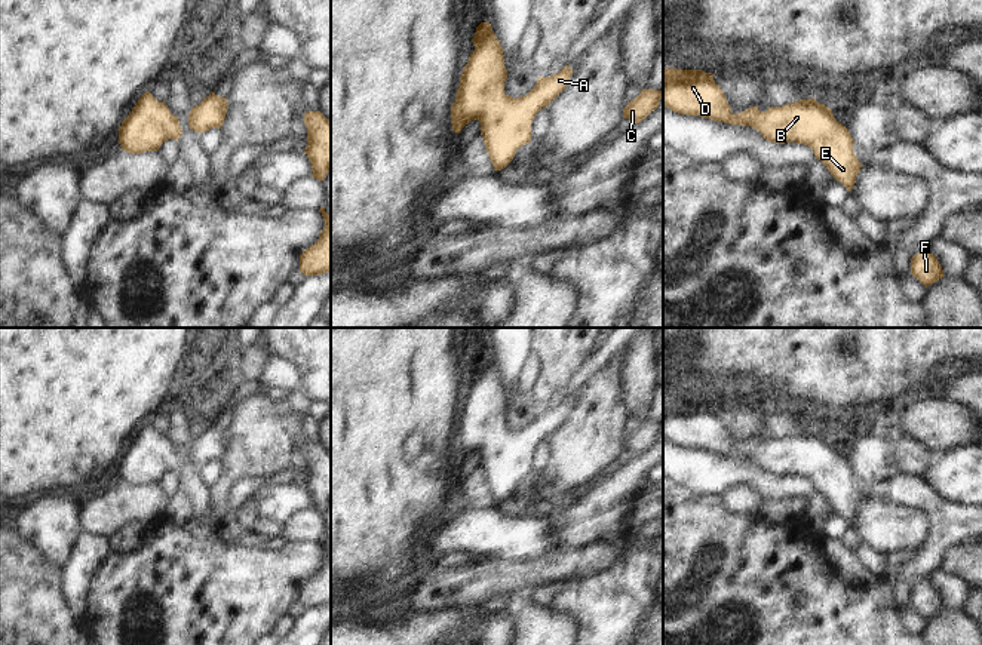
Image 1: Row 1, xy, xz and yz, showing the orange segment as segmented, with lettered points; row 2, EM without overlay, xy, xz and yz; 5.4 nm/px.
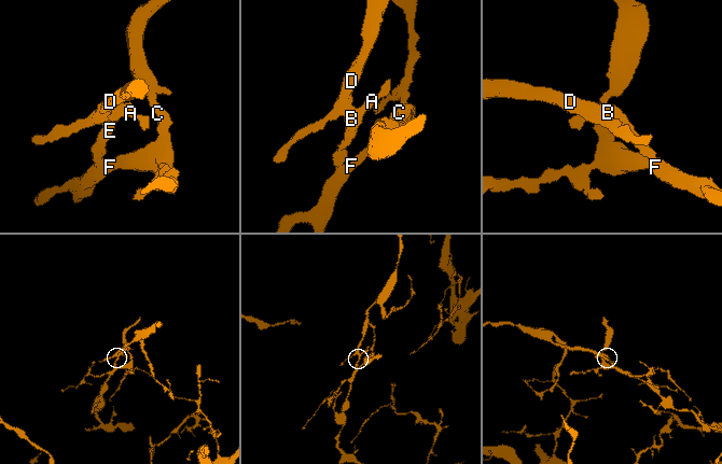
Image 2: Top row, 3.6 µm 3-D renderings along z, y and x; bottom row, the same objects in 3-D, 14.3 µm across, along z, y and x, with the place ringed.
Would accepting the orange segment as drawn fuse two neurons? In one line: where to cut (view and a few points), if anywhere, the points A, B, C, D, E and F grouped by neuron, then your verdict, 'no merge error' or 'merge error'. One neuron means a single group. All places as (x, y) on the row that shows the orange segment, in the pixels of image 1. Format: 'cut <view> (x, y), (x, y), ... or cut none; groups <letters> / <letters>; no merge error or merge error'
cut none; groups A B C D E F; no merge error

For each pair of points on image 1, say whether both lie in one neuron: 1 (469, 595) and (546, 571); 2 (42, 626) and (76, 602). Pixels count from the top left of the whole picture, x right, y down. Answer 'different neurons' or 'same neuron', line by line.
1: same neuron
2: different neurons

